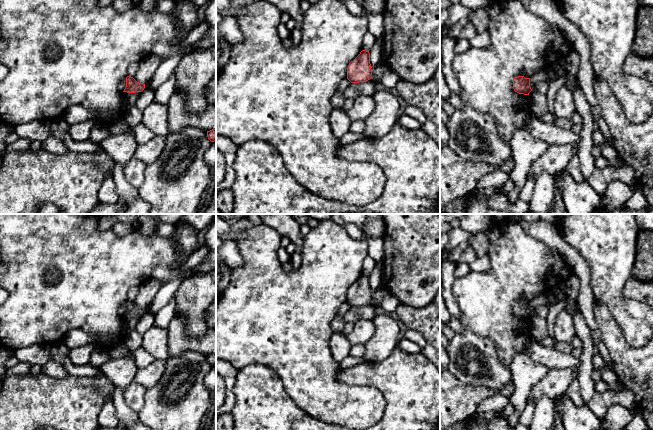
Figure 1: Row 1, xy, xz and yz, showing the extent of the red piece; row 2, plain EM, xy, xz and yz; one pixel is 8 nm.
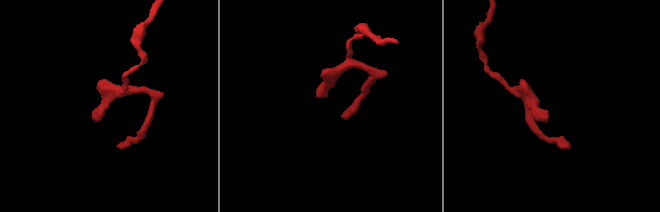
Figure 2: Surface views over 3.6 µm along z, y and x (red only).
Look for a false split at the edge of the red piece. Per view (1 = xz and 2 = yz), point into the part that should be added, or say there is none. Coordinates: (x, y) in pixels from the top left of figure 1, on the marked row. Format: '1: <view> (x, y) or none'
1: none
2: none

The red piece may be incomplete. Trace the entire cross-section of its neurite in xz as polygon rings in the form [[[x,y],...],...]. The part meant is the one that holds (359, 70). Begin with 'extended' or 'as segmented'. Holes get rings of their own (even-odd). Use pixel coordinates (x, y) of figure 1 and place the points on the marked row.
as segmented; [[[362,50],[360,54],[349,63],[347,79],[351,83],[366,82],[372,77],[369,51]]]

